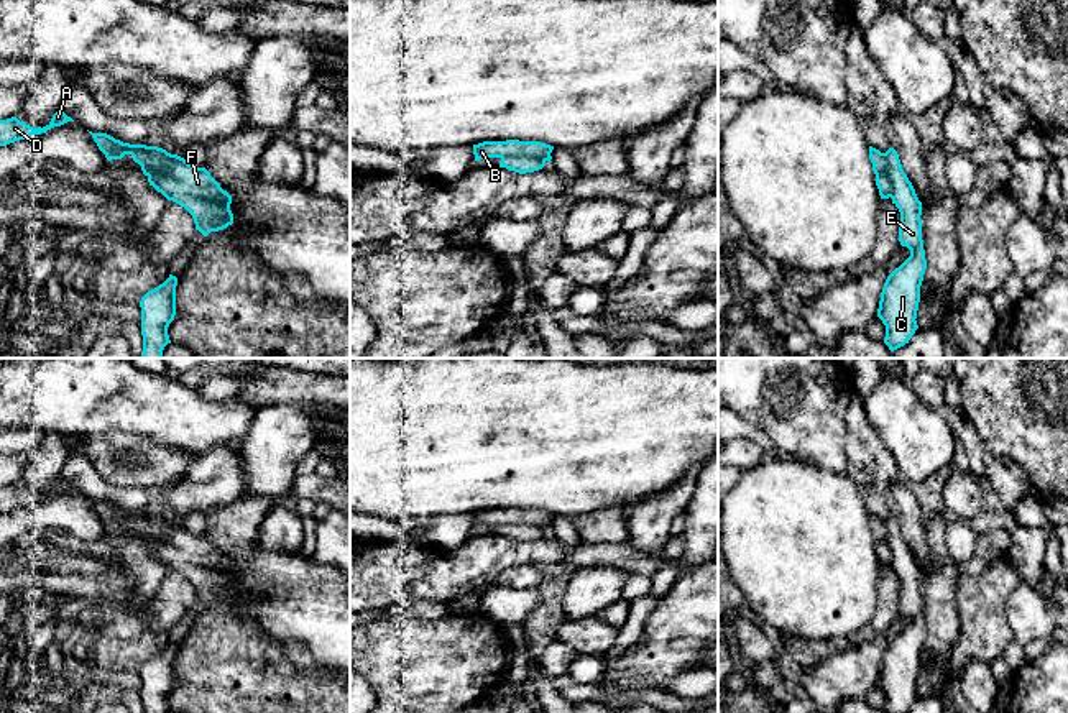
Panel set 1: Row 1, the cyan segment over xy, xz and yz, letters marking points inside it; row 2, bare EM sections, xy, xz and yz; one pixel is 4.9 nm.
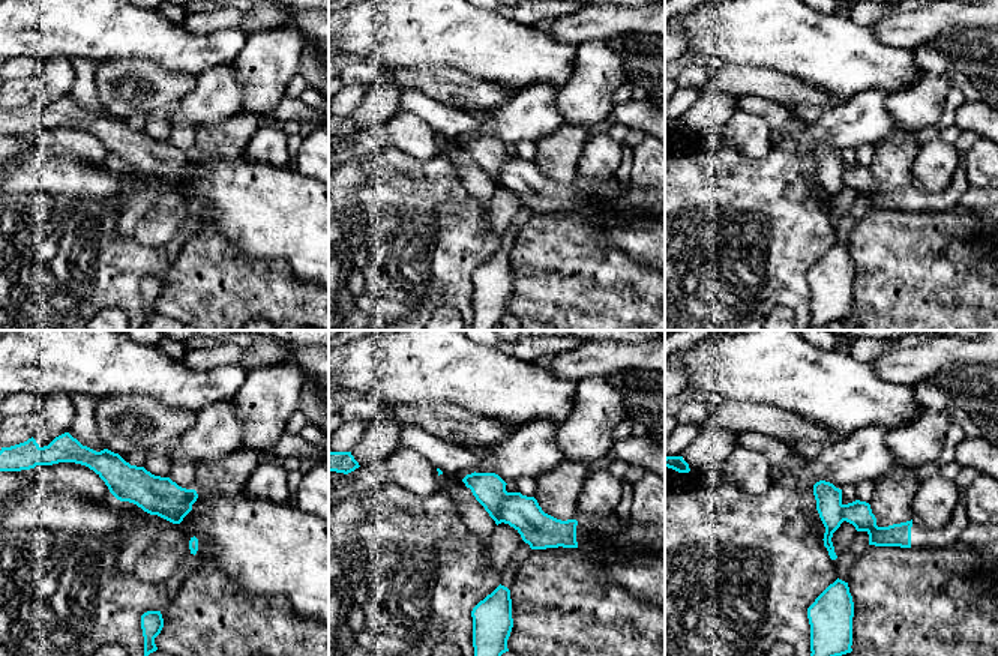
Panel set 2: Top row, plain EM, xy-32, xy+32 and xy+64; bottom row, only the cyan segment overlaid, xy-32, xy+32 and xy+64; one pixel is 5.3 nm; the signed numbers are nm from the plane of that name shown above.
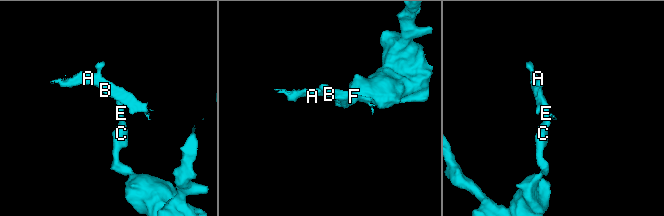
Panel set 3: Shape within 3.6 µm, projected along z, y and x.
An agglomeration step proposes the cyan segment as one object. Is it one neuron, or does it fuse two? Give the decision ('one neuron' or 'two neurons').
two neurons

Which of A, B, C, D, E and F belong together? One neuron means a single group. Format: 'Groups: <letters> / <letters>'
Groups: A B D F / C E

